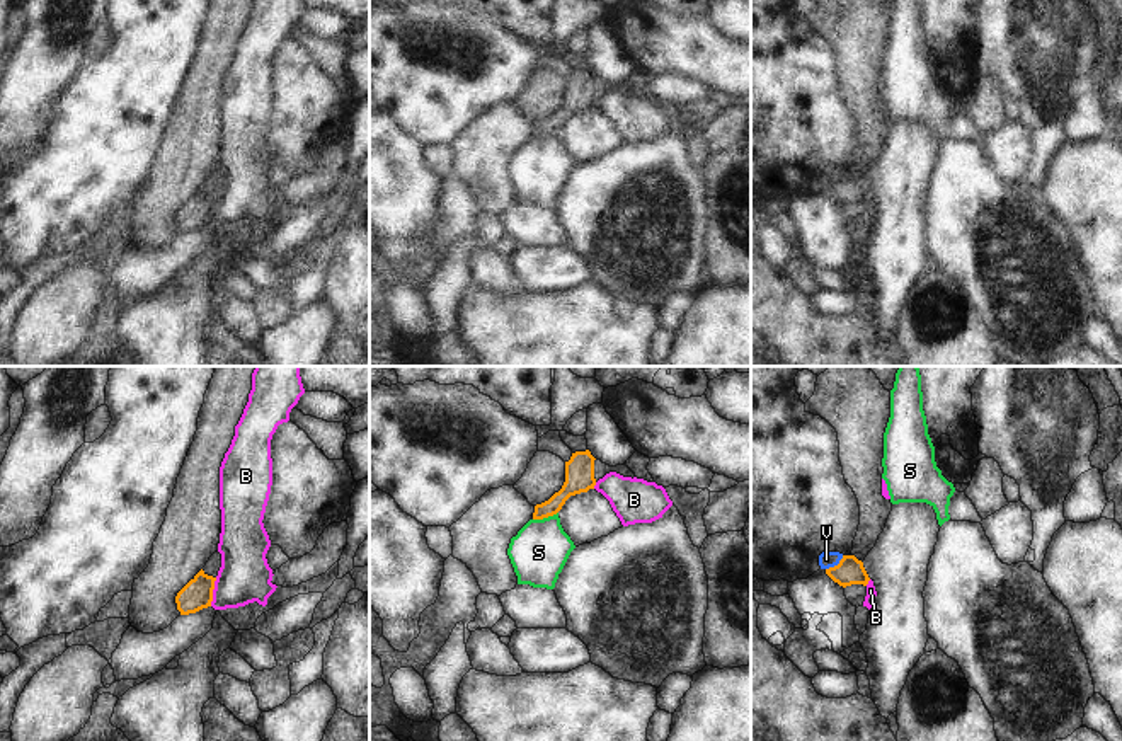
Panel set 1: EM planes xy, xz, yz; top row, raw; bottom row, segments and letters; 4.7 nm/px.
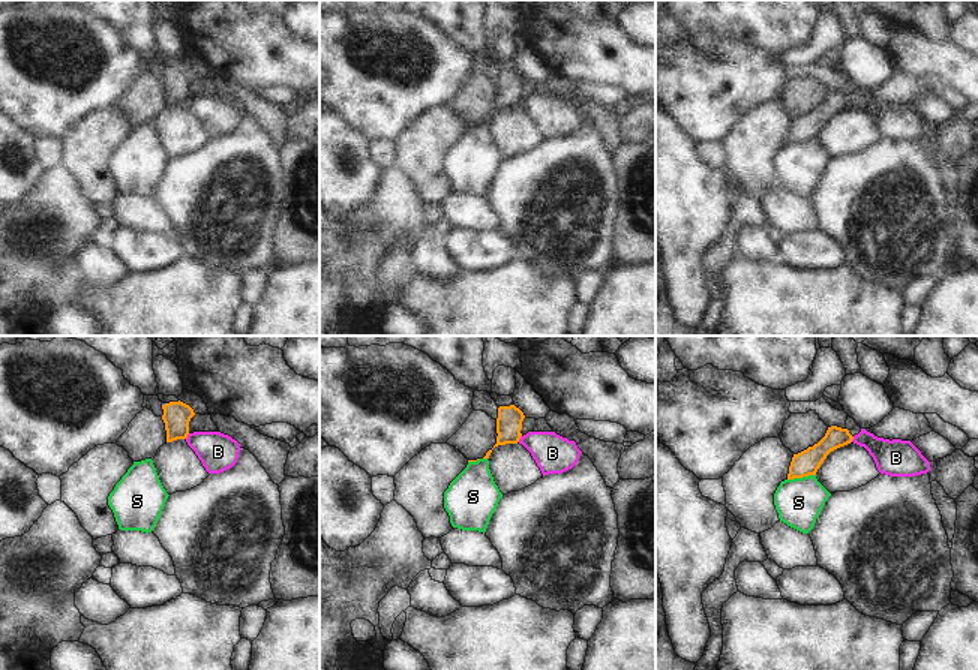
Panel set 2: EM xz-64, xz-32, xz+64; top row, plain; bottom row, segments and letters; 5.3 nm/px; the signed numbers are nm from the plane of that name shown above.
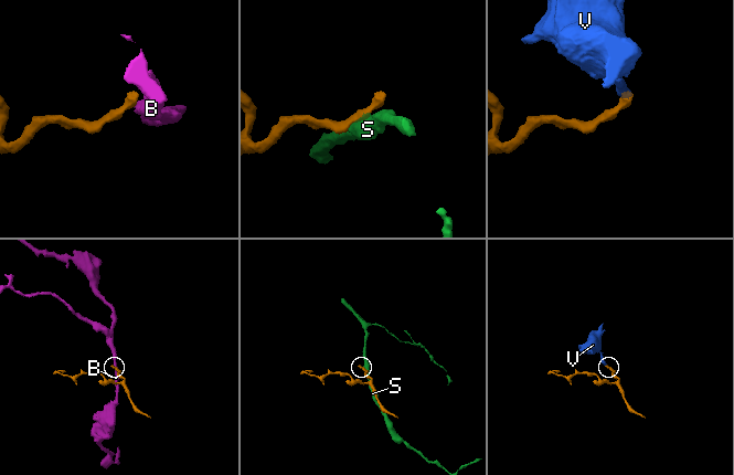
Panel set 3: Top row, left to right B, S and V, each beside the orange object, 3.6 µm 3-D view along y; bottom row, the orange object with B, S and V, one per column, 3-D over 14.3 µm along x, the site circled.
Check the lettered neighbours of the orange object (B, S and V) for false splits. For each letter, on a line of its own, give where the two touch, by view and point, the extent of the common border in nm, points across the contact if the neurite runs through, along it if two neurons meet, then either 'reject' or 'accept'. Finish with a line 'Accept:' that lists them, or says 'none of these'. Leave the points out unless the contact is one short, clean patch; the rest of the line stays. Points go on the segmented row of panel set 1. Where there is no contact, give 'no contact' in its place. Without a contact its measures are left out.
B: contact xy (211, 591); length 140 nm; border xy (217, 578), (210, 605); reject
S: contact xz (545, 516); length 130 nm; reject
V: contact yz (835, 566); length 110 nm; way yz (850, 571), (835, 566), (826, 559); accept
Accept: V

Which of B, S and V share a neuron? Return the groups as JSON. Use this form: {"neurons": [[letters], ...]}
{"neurons": [["B"], ["S"], ["V"]]}

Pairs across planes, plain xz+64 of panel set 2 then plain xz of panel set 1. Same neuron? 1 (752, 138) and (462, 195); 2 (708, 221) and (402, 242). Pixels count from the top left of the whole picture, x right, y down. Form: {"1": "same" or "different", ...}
{"1": "different", "2": "same"}

